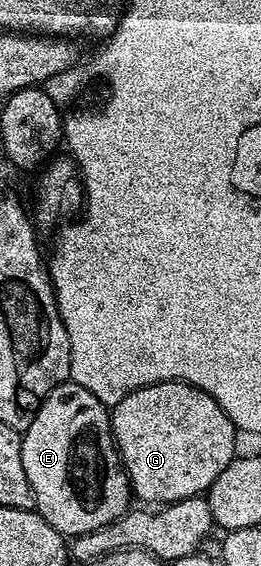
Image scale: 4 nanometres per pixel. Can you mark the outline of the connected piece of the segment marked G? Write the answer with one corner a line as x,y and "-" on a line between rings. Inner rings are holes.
153,383
147,387
136,389
132,393
128,393
124,397
124,401
120,401
110,411
110,432
114,434
114,445
118,448
118,454
122,456
122,463
126,467
126,473
130,476
130,485
135,496
138,495
143,499
146,505
169,505
179,503
182,499
193,499
201,496
203,493
209,492
213,483
220,477
220,473
224,473
224,469
236,457
234,451
234,435
236,436
236,428
234,422
231,421
224,413
224,409
220,409
220,405
216,405
216,401
212,397
208,397
208,393
204,393
200,389
196,389
191,383

